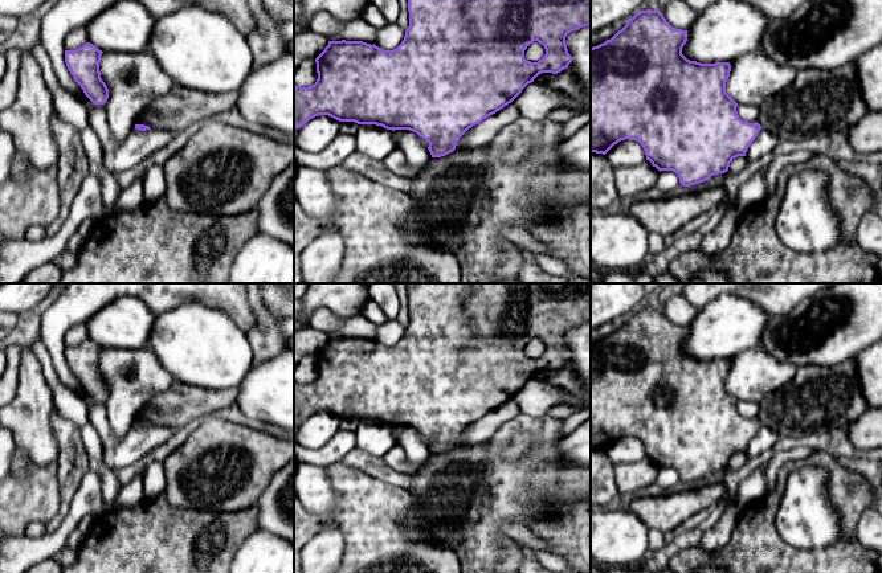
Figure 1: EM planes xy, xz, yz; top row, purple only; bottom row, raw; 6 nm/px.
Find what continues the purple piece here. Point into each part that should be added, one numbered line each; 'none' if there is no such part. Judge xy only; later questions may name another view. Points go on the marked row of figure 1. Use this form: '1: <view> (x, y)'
1: xy (180, 107)

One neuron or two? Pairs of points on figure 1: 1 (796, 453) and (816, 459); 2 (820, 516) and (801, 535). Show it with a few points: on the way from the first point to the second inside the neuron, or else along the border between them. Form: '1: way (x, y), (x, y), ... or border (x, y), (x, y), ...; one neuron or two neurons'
1: border (823, 447), (803, 458), (788, 461), (779, 471); two neurons
2: way (815, 522), (807, 533); one neuron

